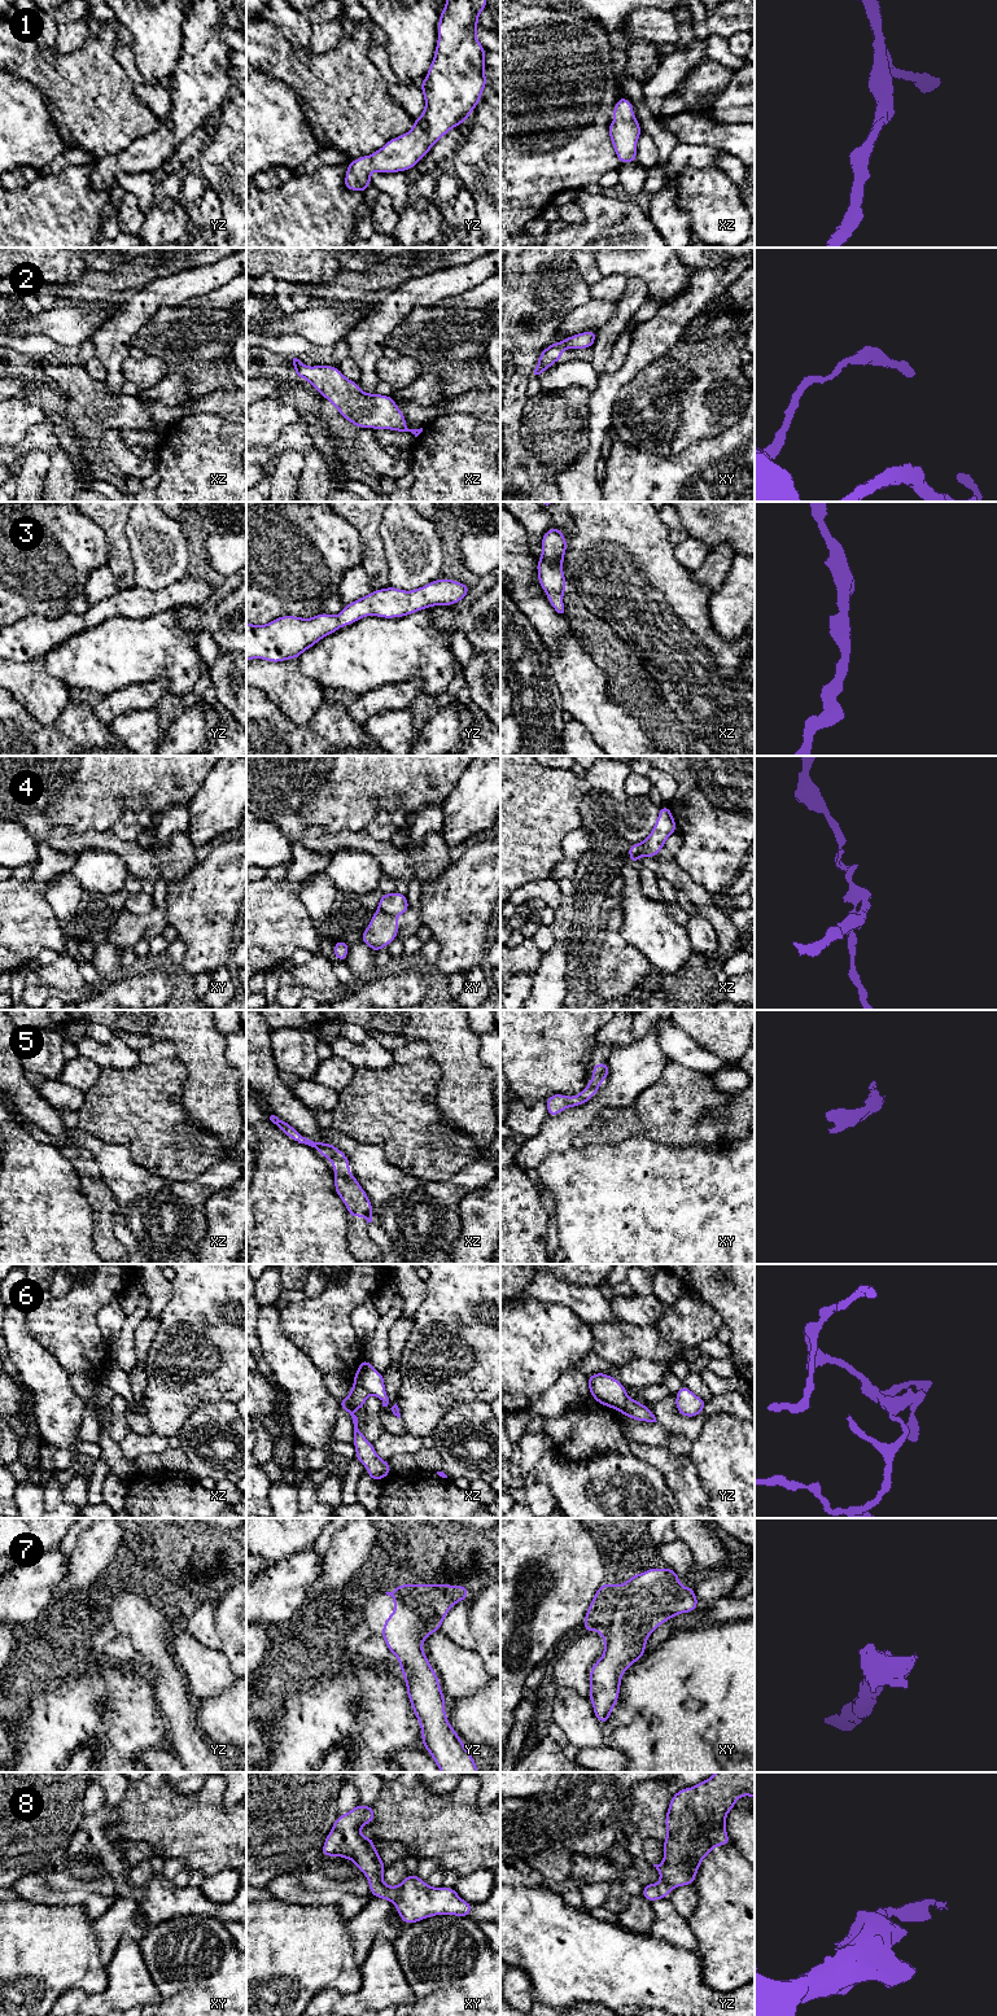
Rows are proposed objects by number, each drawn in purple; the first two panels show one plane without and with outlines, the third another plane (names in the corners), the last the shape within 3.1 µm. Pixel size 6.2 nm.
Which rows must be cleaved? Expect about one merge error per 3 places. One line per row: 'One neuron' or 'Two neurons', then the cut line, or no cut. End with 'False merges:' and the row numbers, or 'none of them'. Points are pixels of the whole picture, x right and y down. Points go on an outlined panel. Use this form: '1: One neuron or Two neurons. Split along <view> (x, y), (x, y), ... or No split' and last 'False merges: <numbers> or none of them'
1: One neuron. No split
2: One neuron. No split
3: One neuron. No split
4: Two neurons. Split along xz (641, 844), (641, 851), (637, 855), (629, 856)
5: One neuron. No split
6: Two neurons. Split along yz (628, 1396), (622, 1413)
7: One neuron. No split
8: One neuron. No split
False merges: 4, 6

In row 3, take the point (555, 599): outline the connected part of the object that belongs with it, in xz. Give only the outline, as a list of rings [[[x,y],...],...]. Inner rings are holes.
[[[560,529],[547,530],[542,535],[542,555],[537,563],[538,582],[557,613],[564,613],[563,594],[567,590],[567,580],[563,573],[563,561],[567,545]]]

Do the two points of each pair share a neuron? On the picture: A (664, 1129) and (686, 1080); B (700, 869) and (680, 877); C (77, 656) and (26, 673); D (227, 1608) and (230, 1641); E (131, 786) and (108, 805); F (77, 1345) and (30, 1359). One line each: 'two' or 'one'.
A: one
B: two
C: two
D: one
E: one
F: two

